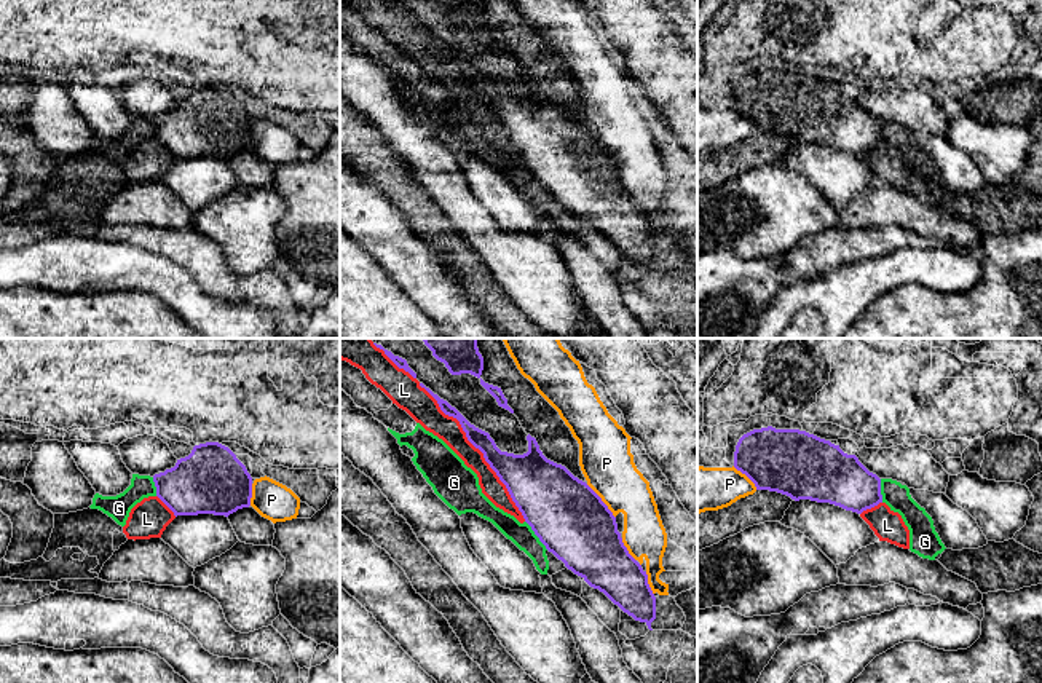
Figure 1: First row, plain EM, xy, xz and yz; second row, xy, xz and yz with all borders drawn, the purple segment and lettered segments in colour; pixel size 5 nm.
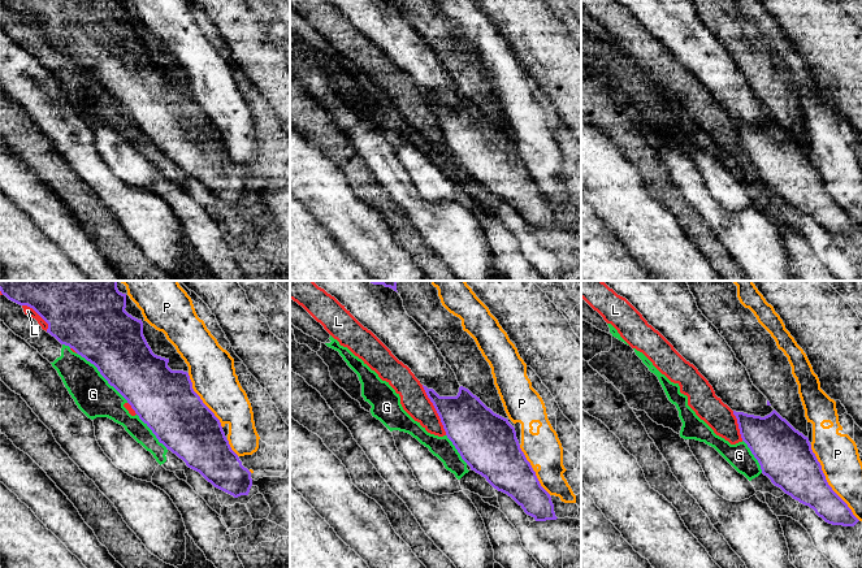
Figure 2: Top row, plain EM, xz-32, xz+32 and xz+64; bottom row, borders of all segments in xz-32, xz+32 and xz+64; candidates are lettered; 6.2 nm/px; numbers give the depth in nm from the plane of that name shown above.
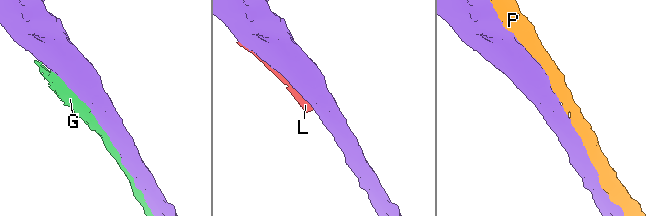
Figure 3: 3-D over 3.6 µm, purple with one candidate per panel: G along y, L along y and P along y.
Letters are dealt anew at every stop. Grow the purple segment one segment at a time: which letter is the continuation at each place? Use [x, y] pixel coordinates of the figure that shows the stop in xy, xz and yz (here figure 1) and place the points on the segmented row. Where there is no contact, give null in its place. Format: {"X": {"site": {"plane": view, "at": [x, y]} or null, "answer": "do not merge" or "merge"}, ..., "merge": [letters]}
{"G": {"site": {"plane": "xz", "at": [535, 533]}, "answer": "do not merge"}, "L": {"site": {"plane": "xz", "at": [479, 449]}, "answer": "do not merge"}, "P": {"site": {"plane": "xz", "at": [602, 501]}, "answer": "do not merge"}, "merge": []}

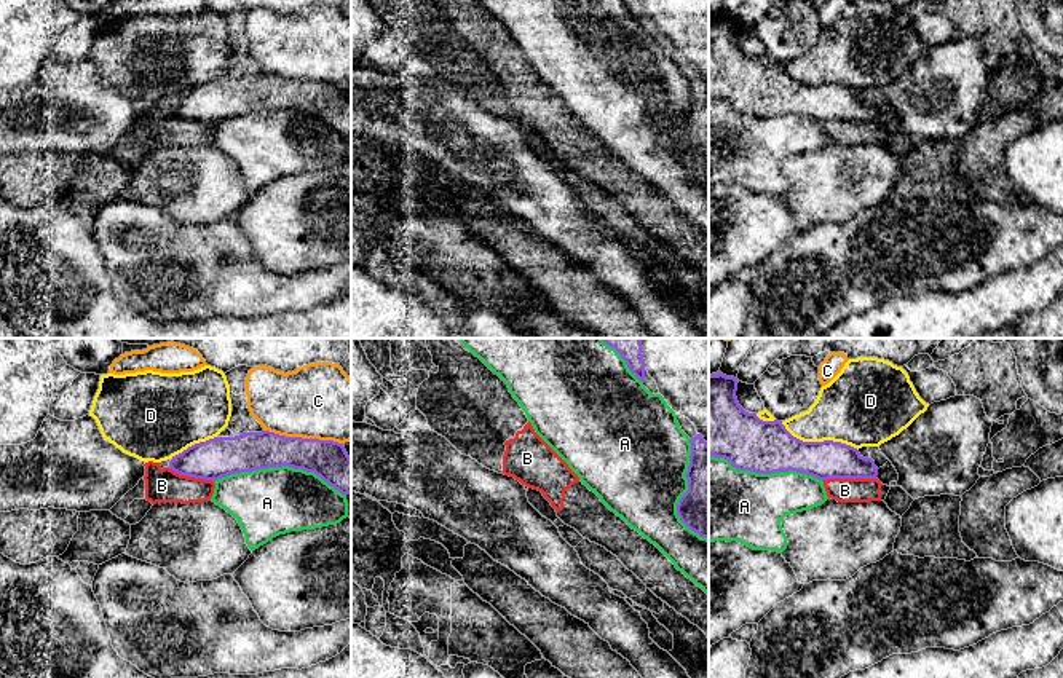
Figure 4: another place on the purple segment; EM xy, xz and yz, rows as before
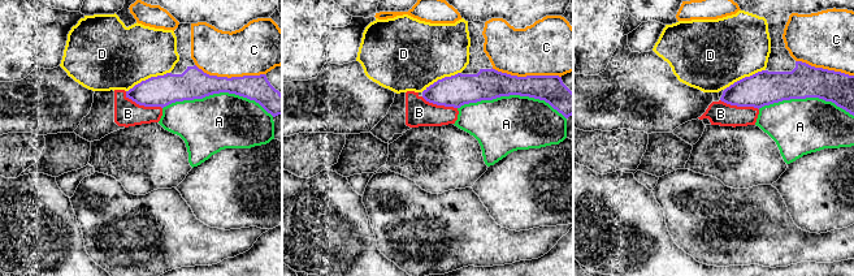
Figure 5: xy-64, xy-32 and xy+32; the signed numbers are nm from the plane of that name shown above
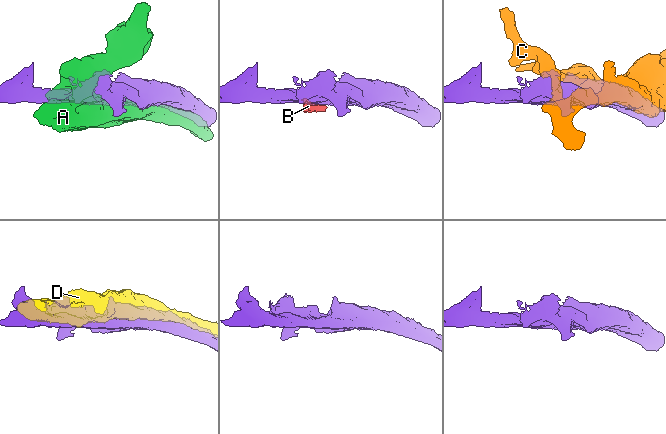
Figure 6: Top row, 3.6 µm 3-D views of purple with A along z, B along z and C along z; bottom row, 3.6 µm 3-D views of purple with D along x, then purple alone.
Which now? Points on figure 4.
{"A": {"site": {"plane": "xy", "at": [280, 466]}, "answer": "do not merge"}, "B": {"site": {"plane": "yz", "at": [848, 477]}, "answer": "do not merge"}, "C": {"site": {"plane": "xy", "at": [304, 439]}, "answer": "do not merge"}, "D": {"site": {"plane": "yz", "at": [819, 442]}, "answer": "do not merge"}, "merge": []}

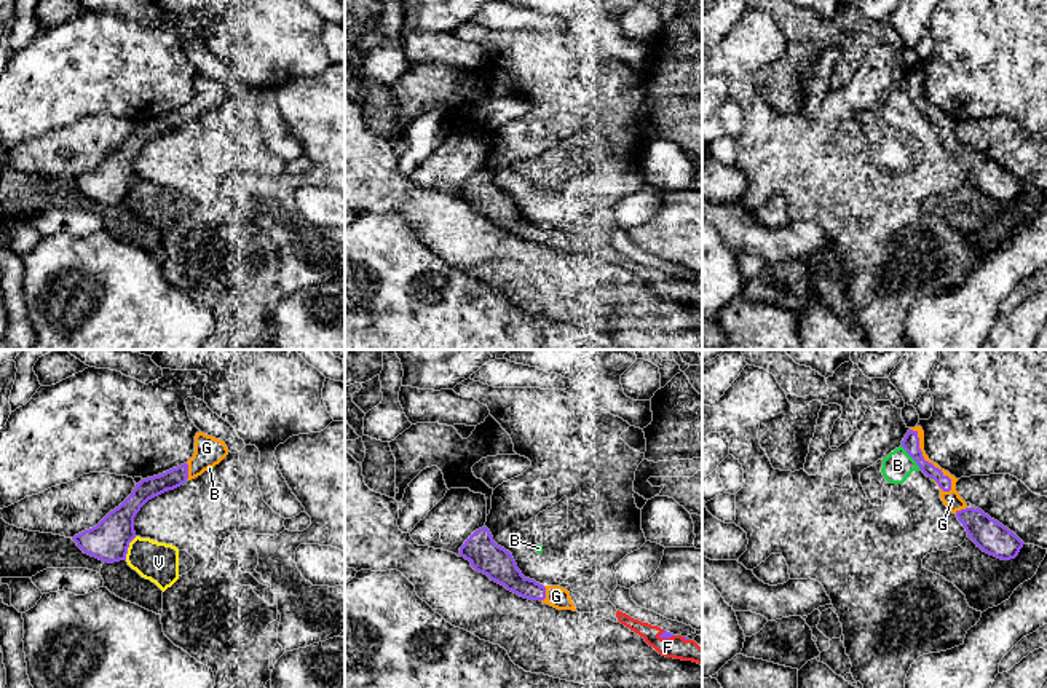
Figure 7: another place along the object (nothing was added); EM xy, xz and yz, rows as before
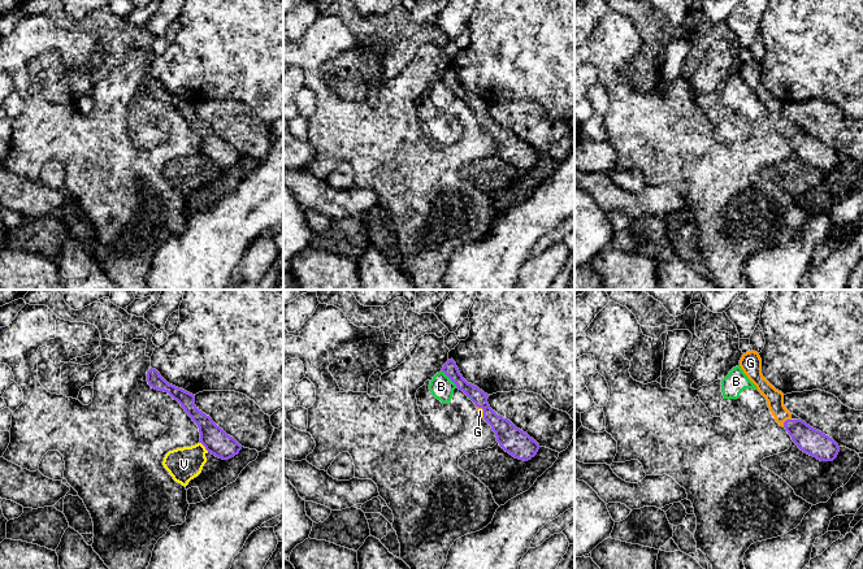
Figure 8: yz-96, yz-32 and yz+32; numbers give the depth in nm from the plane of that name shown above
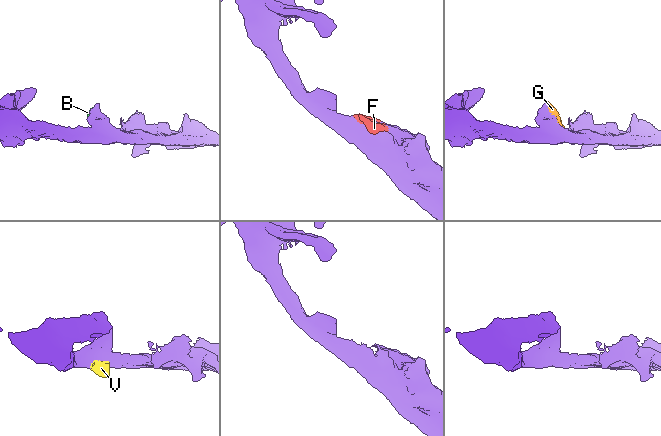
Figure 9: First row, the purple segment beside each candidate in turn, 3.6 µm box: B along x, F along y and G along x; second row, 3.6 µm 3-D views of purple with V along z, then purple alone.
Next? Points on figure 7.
{"B": {"site": {"plane": "yz", "at": [912, 457]}, "answer": "do not merge"}, "F": {"site": {"plane": "xz", "at": [666, 637]}, "answer": "merge"}, "G": {"site": {"plane": "yz", "at": [928, 462]}, "answer": "merge"}, "V": {"site": {"plane": "xy", "at": [128, 546]}, "answer": "do not merge"}, "merge": ["F", "G"]}

